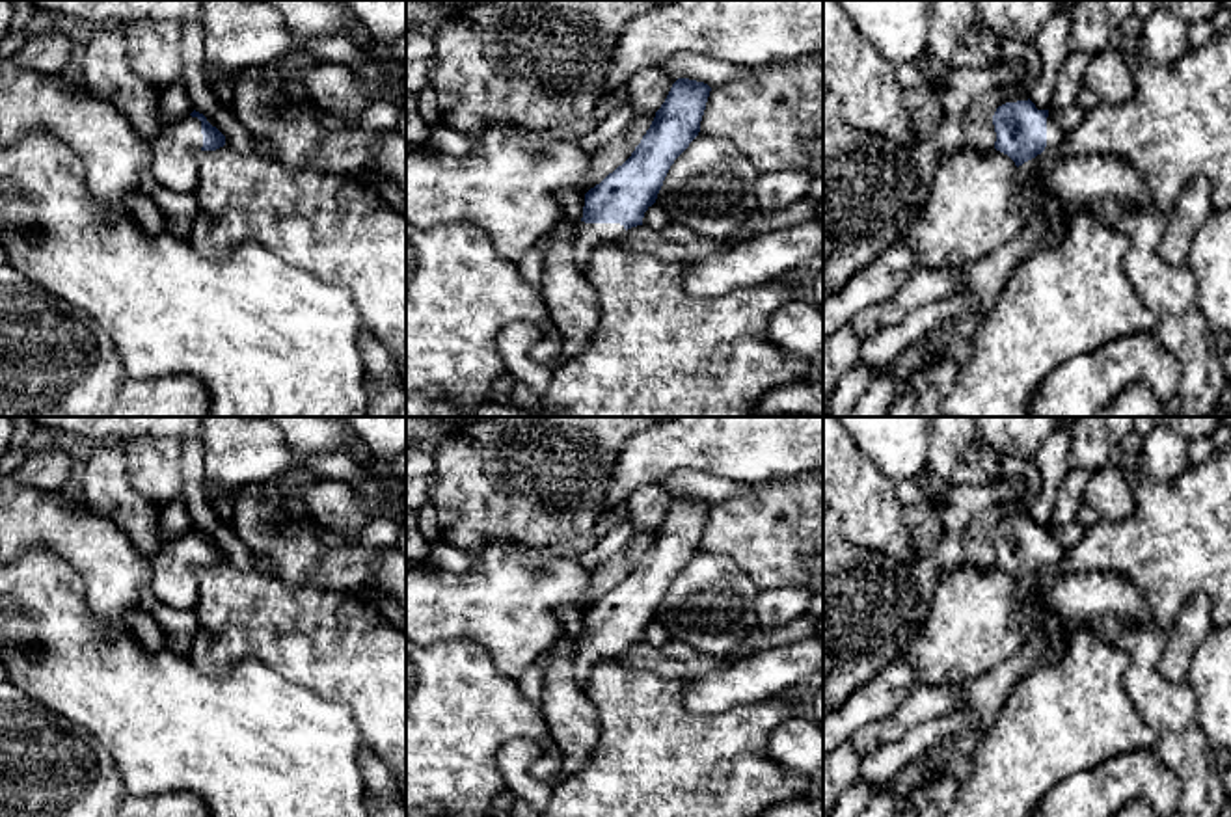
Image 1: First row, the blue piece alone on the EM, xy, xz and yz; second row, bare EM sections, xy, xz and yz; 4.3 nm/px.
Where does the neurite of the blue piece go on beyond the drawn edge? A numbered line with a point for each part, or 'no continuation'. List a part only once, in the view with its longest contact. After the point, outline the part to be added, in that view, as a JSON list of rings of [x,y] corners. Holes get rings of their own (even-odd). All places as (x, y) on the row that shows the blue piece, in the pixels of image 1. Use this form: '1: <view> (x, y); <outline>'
1: yz (1170, 293); [[[1048,114],[1047,147],[1017,167],[1017,188],[1039,186],[1073,207],[1089,207],[1102,199],[1129,207],[1114,229],[1130,238],[1123,266],[1136,294],[1157,316],[1153,333],[1179,359],[1179,417],[1209,417],[1220,409],[1222,391],[1229,382],[1214,329],[1199,309],[1192,270],[1171,266],[1158,257],[1168,212],[1151,205],[1142,177],[1129,162],[1102,154],[1058,156],[1056,149],[1063,138],[1063,130]]]

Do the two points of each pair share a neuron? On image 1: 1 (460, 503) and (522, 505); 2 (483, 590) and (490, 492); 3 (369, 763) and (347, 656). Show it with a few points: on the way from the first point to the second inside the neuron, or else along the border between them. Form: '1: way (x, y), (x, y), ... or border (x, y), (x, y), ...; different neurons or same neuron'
1: way (475, 503), (507, 503); same neuron
2: border (488, 544), (522, 544), (531, 551); different neurons
3: border (364, 743), (386, 765); different neurons

